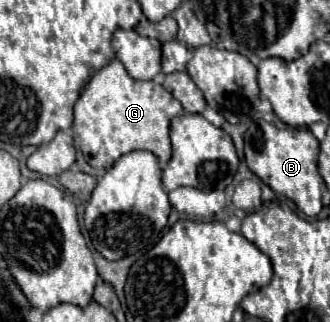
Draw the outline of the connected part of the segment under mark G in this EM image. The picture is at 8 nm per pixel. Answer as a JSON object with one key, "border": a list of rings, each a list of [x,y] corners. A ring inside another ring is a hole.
{"border":[[[112,60],[92,76],[74,106],[74,142],[84,160],[98,170],[106,172],[120,156],[134,150],[148,150],[166,164],[172,156],[170,148],[170,120],[184,114],[182,104],[160,84],[140,82],[128,76],[120,60]]]}

